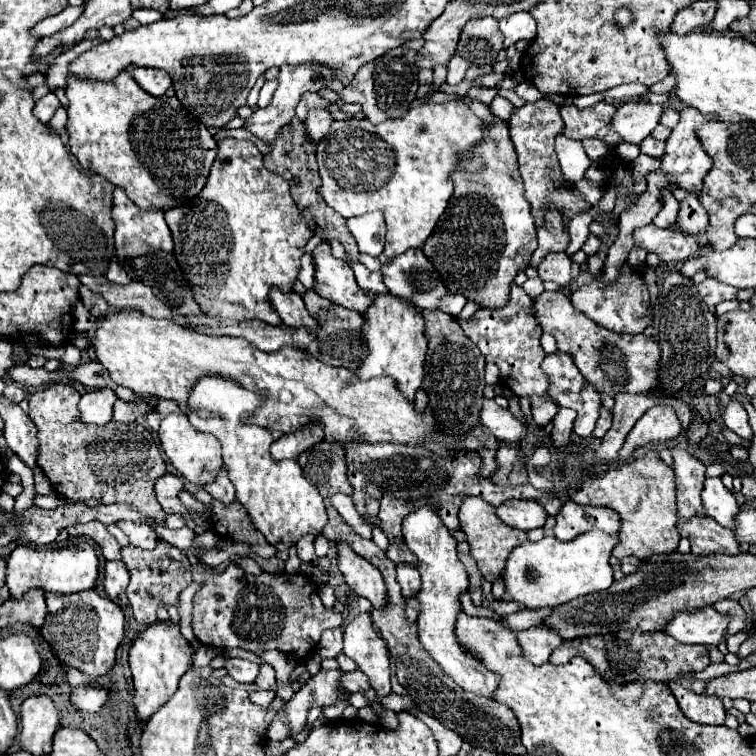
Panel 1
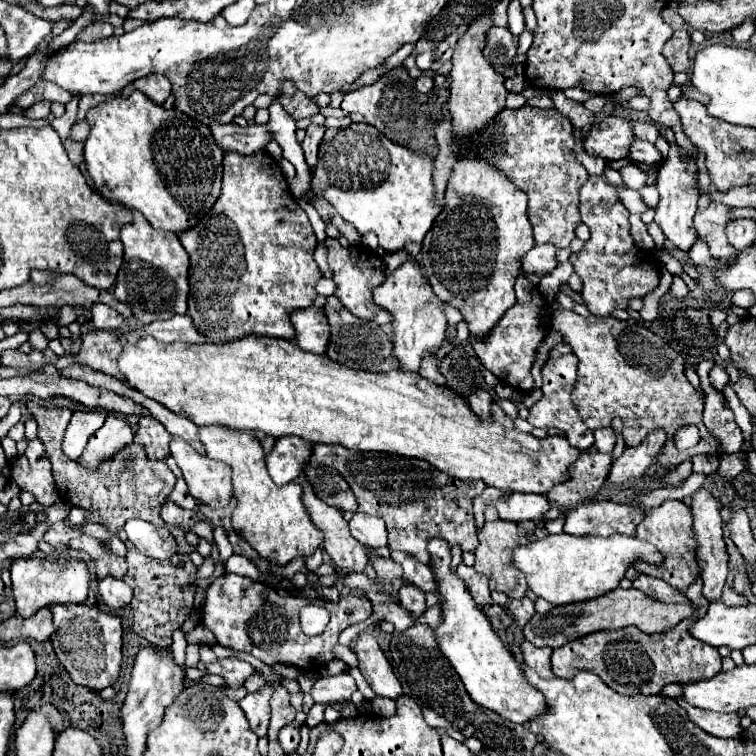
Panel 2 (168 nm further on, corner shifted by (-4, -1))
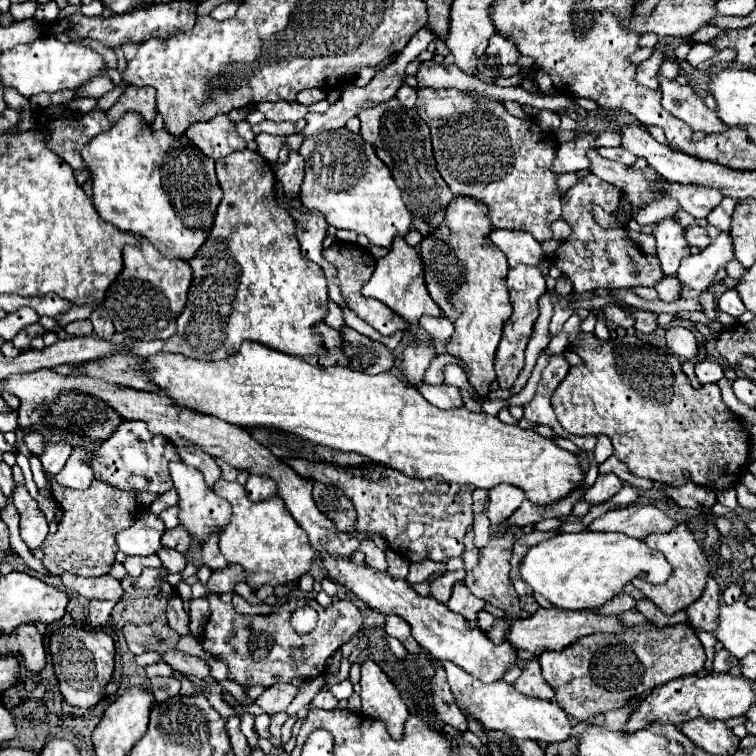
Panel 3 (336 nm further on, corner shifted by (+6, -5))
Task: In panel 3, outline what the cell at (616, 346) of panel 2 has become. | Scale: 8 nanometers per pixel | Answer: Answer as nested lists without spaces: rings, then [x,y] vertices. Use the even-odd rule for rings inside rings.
[[[580,334],[570,348],[584,360],[584,364],[572,366],[552,394],[552,408],[566,432],[576,436],[606,434],[612,440],[614,456],[618,456],[634,476],[652,482],[668,486],[684,486],[686,482],[692,482],[714,490],[736,486],[740,480],[738,474],[744,472],[750,458],[750,434],[744,430],[740,416],[724,404],[718,384],[694,388],[674,354],[654,348],[636,336],[616,336],[600,342],[594,334]]]

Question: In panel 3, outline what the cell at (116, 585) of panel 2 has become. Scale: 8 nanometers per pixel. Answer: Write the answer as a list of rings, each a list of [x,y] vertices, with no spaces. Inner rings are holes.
[[[92,600],[92,602],[90,602],[90,614],[88,614],[90,626],[92,626],[94,630],[100,630],[100,628],[108,622],[112,608],[114,608],[114,604],[110,604],[110,600],[108,600],[108,602],[106,602],[106,600],[104,600],[104,602]]]

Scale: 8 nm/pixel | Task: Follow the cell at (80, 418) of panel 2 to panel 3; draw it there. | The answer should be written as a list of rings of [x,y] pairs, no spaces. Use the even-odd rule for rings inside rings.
[[[48,444],[40,456],[44,472],[52,474],[52,476],[58,474],[64,468],[66,460],[70,458],[70,452],[72,452],[72,448],[68,444],[52,444],[52,446]]]

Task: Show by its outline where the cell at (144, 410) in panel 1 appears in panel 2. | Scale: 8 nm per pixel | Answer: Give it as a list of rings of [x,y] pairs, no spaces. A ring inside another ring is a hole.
[[[110,414],[104,426],[92,436],[92,440],[88,440],[88,446],[80,460],[88,468],[96,468],[98,460],[106,460],[108,456],[114,456],[120,448],[132,442],[132,438],[134,438],[134,430],[128,424],[128,420]]]

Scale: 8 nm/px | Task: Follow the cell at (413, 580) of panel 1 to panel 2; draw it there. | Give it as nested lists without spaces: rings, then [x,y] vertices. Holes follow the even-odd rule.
[[[404,584],[400,588],[400,602],[404,608],[412,612],[412,616],[420,616],[426,610],[426,594],[414,584]]]

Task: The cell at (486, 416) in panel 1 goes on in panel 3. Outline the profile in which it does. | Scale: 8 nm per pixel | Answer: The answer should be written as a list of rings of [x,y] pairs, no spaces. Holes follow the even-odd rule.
[[[422,384],[418,390],[420,390],[420,394],[422,394],[432,406],[436,406],[436,408],[440,408],[440,410],[450,410],[450,408],[462,406],[462,398],[460,398],[456,386],[446,386],[446,384],[430,386],[430,384]]]

